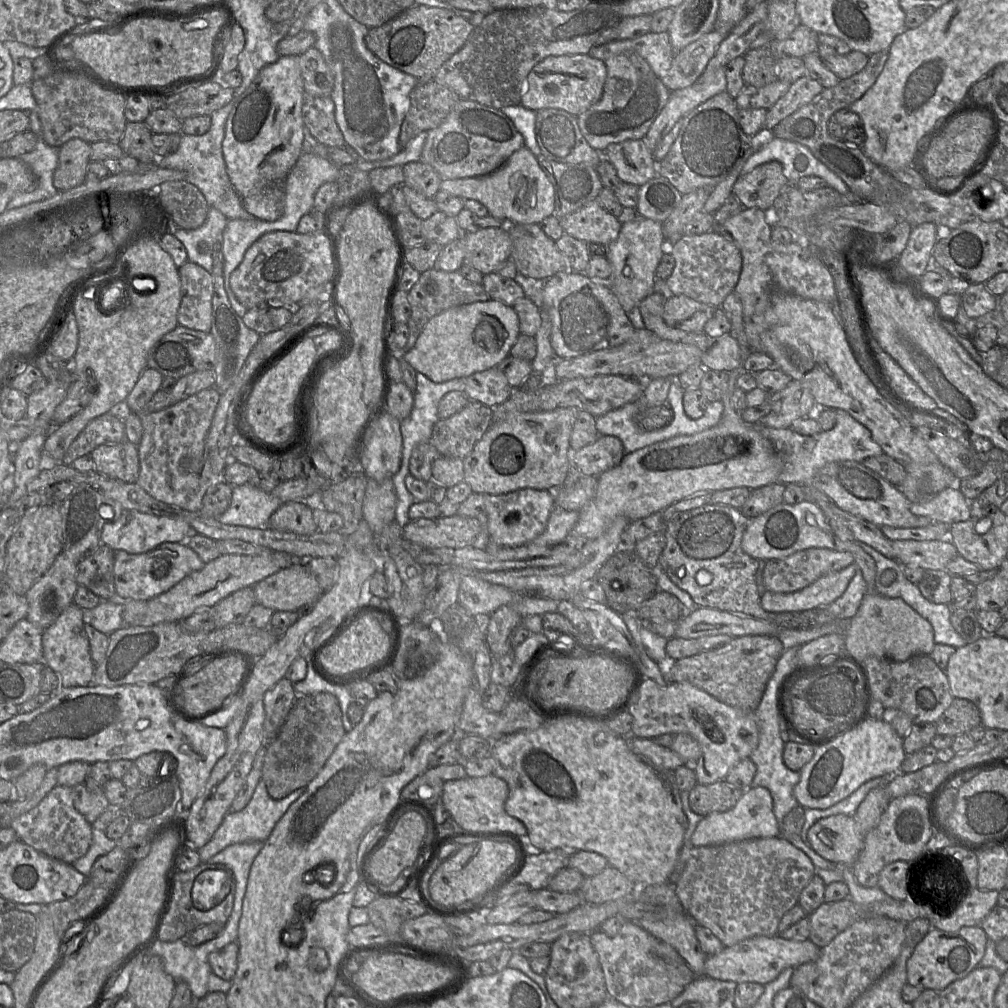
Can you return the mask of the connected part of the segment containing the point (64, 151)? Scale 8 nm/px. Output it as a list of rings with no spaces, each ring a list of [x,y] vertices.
[[[72,138],[59,147],[58,166],[53,175],[53,185],[58,191],[67,191],[86,179],[90,162],[91,144]]]

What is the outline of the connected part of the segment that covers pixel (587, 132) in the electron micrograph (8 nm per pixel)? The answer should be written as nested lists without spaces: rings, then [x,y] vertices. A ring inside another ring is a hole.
[[[622,52],[604,61],[607,67],[602,97],[577,116],[579,128],[589,145],[604,152],[608,145],[631,139],[643,139],[663,107],[671,91],[636,52]]]

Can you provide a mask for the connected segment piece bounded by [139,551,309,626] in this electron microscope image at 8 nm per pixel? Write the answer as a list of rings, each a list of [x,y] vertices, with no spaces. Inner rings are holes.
[[[266,551],[260,555],[224,554],[205,563],[203,568],[193,572],[179,581],[168,591],[150,599],[146,604],[144,620],[139,626],[152,626],[163,622],[181,622],[201,608],[212,608],[230,594],[245,588],[253,587],[264,578],[280,569],[295,564],[308,564],[309,559],[280,551]]]

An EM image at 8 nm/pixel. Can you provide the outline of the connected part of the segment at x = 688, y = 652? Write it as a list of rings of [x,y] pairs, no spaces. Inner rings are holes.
[[[729,635],[702,636],[695,639],[673,637],[668,639],[666,655],[674,660],[691,657],[701,652],[713,650],[729,643],[734,637]]]

